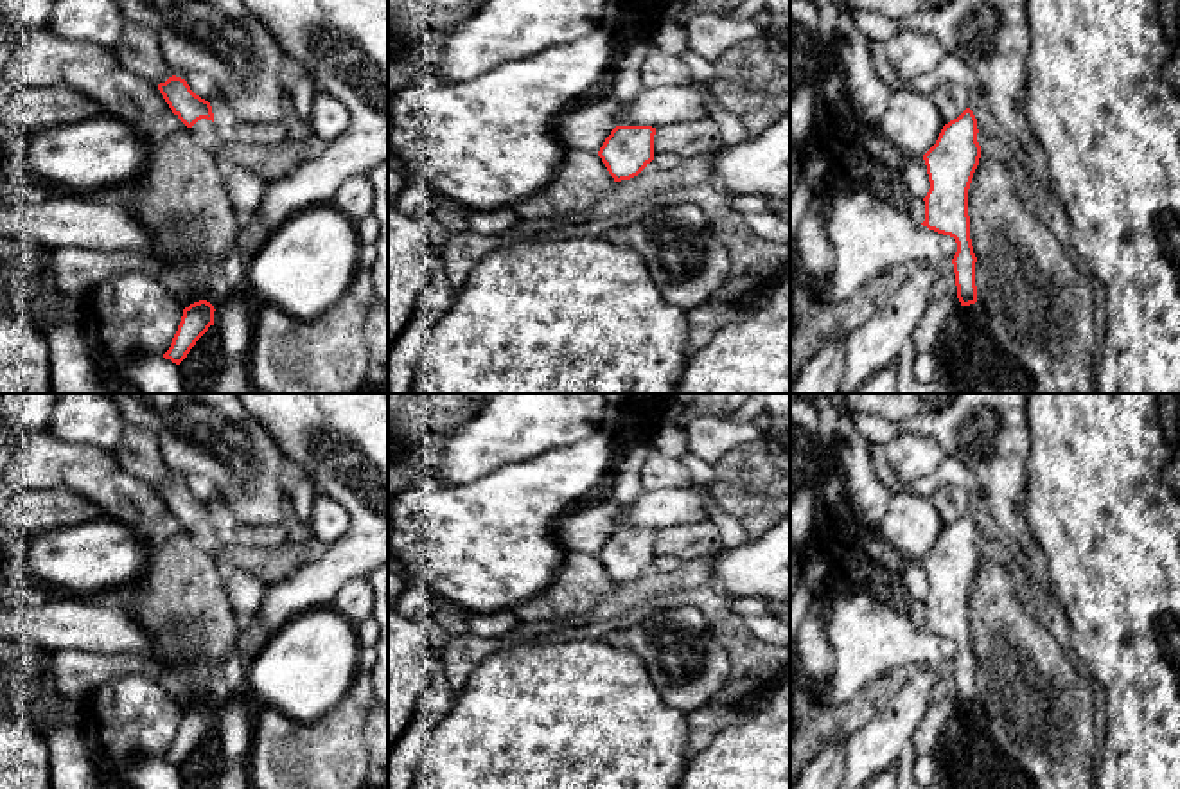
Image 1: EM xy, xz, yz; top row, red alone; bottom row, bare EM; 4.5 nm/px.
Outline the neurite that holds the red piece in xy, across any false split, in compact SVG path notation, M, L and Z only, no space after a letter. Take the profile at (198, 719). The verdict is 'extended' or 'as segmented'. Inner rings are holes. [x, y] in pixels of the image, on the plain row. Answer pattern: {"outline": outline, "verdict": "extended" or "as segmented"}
{"outline": "M199 703L185 710L178 733L163 760L180 767L196 744L208 733L210 728L214 728L214 714L214 708L207 703Z", "verdict": "as segmented"}

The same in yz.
{"outline": "M966 510L943 528L936 546L923 557L930 591L923 600L925 624L921 627L957 645L952 667L961 708L977 705L977 660L968 618L968 591L981 561L977 536L977 521Z", "verdict": "as segmented"}

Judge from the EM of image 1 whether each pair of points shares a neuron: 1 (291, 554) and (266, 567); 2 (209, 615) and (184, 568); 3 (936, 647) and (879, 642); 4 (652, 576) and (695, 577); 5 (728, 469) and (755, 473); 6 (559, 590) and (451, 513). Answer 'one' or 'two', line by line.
1: one
2: one
3: one
4: one
5: two
6: two

